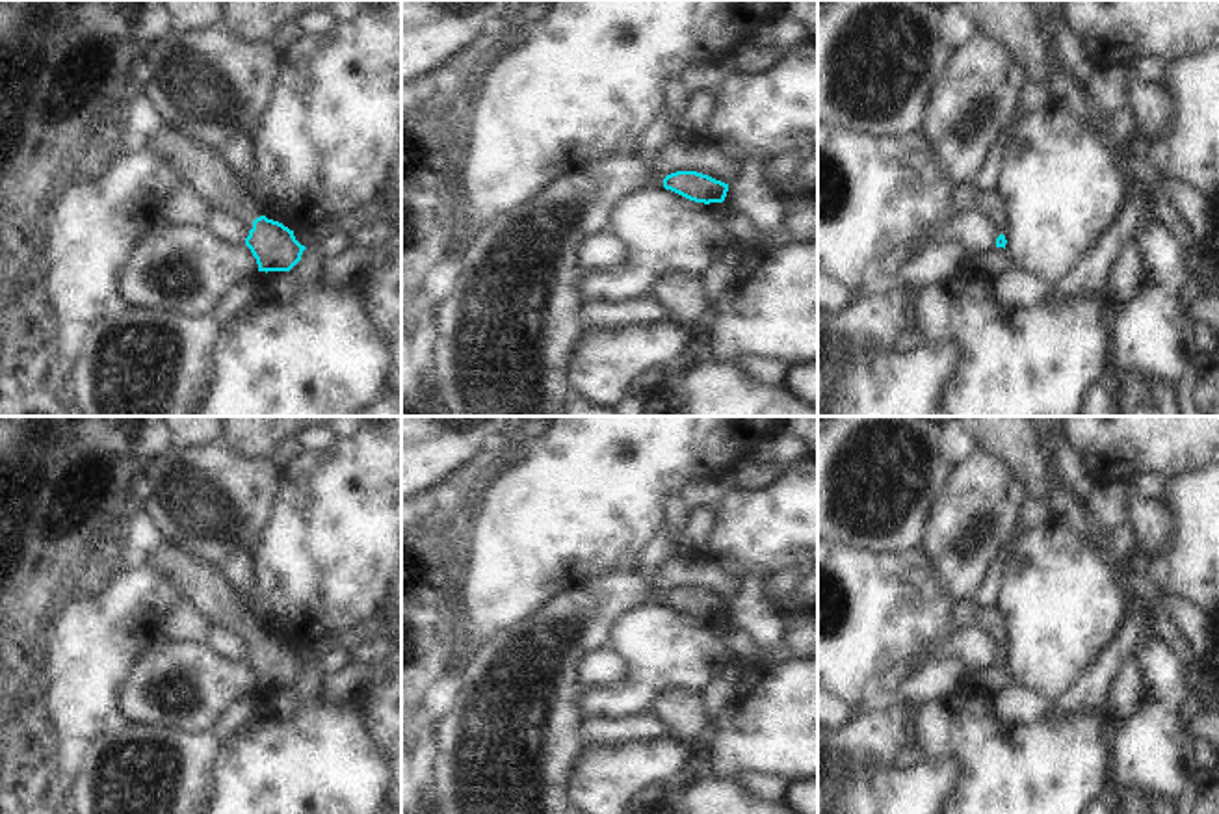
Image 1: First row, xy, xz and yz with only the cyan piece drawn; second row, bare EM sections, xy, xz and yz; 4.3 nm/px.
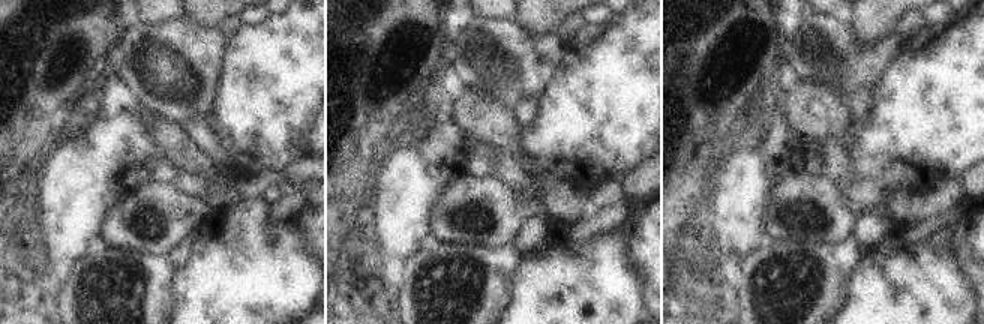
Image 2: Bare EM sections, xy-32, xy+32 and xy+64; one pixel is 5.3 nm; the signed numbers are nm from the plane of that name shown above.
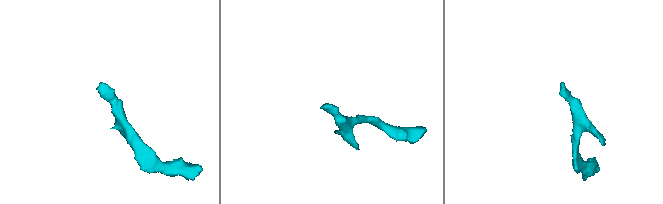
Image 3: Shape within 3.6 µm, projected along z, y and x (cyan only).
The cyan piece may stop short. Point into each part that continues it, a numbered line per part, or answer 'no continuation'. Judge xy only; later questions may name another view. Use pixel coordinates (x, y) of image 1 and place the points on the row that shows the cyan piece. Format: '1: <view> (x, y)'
1: xy (197, 166)

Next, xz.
no continuation

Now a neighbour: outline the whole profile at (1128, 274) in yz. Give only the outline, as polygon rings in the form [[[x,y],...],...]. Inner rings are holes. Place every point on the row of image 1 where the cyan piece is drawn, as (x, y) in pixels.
[[[1130,245],[1115,262],[1111,269],[1109,295],[1115,299],[1117,309],[1134,301],[1148,277],[1141,247]]]

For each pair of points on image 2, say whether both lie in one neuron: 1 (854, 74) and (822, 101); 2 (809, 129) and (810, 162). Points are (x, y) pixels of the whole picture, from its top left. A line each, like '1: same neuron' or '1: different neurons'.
1: different neurons
2: different neurons

